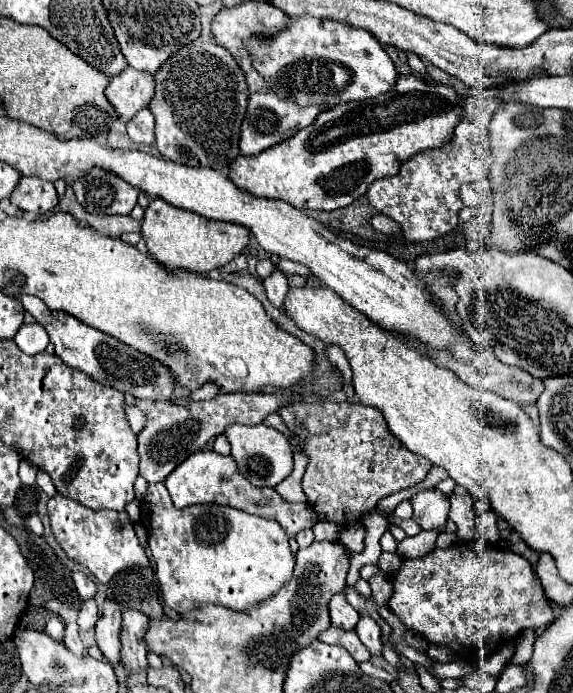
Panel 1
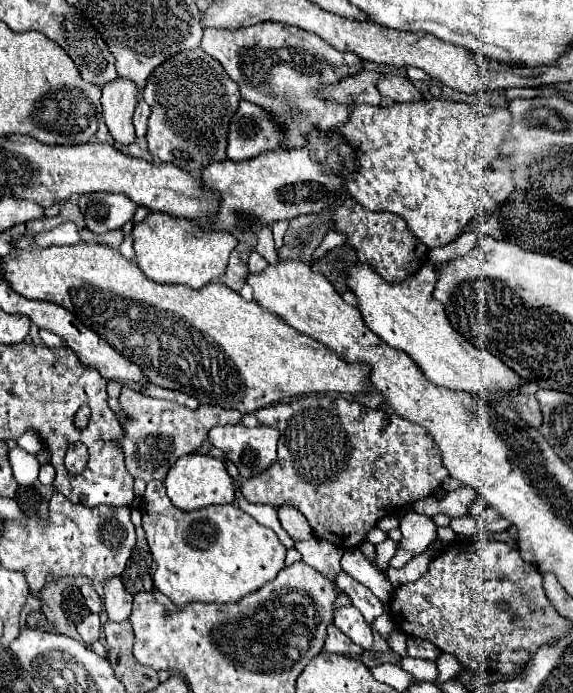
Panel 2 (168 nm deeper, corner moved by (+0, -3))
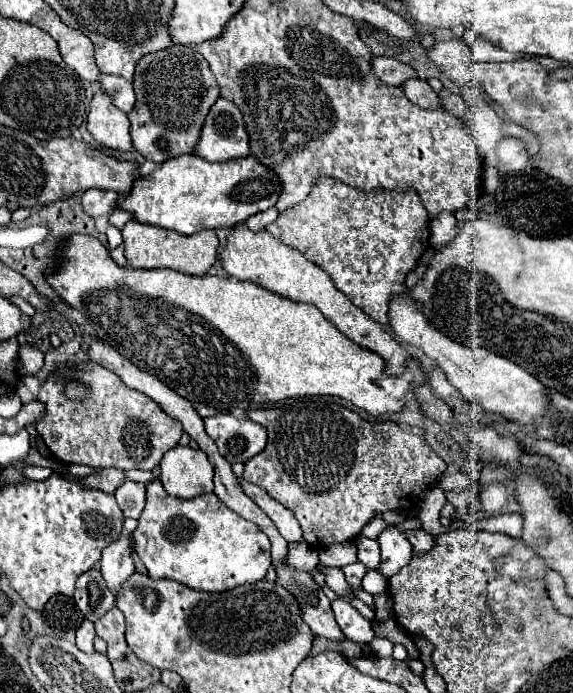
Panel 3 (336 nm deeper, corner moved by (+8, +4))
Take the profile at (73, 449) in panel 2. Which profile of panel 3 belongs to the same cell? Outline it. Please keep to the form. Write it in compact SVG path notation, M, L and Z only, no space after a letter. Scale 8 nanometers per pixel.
M93 362L83 368L79 366L73 378L91 388L91 396L83 400L67 400L63 396L63 386L67 380L61 376L67 374L67 368L59 368L59 372L45 382L25 376L21 388L17 388L21 398L45 402L45 416L37 424L37 432L57 458L93 468L115 466L119 470L155 470L163 454L179 444L183 434L181 422L171 418L149 396L127 388L117 374Z

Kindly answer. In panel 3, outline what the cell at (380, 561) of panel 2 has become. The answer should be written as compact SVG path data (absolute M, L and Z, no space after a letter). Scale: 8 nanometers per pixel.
M359 536L357 538L357 560L361 564L365 564L368 569L379 568L379 564L381 564L381 550L379 550L377 540Z

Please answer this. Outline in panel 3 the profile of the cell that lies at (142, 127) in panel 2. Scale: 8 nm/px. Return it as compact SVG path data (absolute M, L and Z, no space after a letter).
M105 76L101 78L101 88L113 98L113 104L123 110L125 114L129 114L133 110L135 104L135 92L133 92L133 84L121 76Z

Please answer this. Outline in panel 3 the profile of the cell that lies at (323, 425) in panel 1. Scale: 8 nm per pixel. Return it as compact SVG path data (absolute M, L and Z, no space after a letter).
M297 398L283 406L249 410L247 418L265 426L269 442L257 458L251 458L245 464L241 478L257 484L271 498L293 510L303 528L303 540L317 550L355 540L355 536L359 536L363 526L375 514L383 514L387 510L413 510L421 502L421 494L437 484L447 470L445 460L433 452L425 438L413 434L409 428L397 422L365 420L357 412L337 402Z

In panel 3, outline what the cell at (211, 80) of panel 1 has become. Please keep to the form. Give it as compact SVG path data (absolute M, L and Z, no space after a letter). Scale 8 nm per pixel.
M173 44L161 52L147 54L137 64L133 84L137 102L129 120L135 150L155 164L163 164L165 160L183 154L193 154L201 138L201 126L205 124L211 106L221 96L209 64L201 54L197 54L195 46Z

